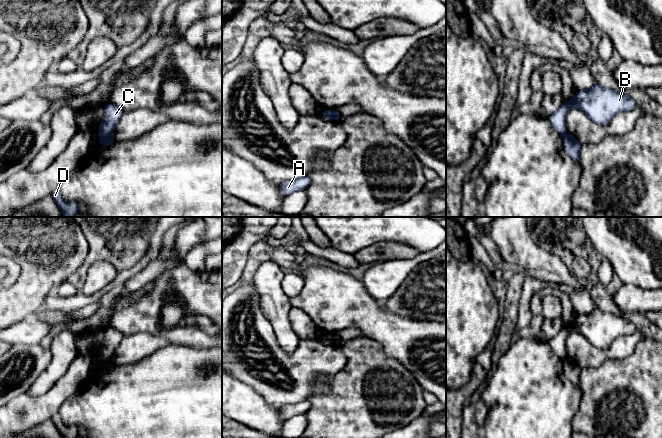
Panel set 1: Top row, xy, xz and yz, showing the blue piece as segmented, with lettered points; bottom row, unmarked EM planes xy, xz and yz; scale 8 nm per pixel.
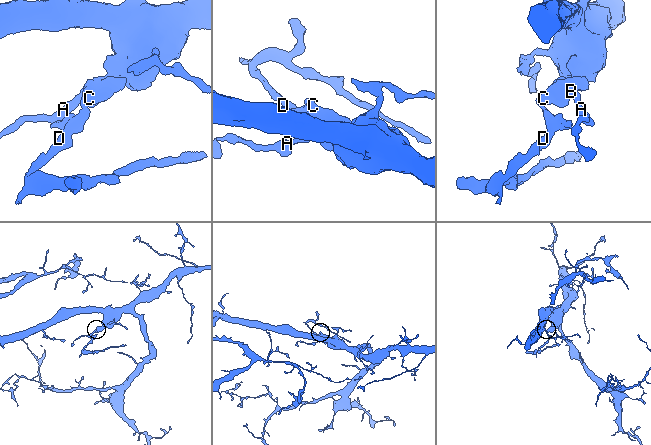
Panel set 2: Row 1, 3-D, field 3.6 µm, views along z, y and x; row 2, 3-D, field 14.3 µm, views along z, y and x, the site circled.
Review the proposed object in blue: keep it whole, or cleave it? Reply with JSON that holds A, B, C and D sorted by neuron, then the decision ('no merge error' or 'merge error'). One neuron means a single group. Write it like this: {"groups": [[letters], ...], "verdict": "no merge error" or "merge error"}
{"groups": [["A", "B", "C"], ["D"]], "verdict": "merge error"}

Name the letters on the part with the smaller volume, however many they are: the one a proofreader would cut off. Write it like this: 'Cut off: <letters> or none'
Cut off: D

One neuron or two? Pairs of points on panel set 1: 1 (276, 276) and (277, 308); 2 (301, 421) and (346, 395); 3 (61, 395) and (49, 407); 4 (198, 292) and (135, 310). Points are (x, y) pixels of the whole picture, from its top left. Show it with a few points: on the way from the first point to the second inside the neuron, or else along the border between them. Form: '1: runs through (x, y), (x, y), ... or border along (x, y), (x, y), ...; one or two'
1: runs through (276, 284), (276, 300); one
2: border along (303, 414), (306, 419), (306, 427); two
3: runs through (58, 398), (52, 404); one
4: runs through (182, 286), (167, 286), (151, 302); one

